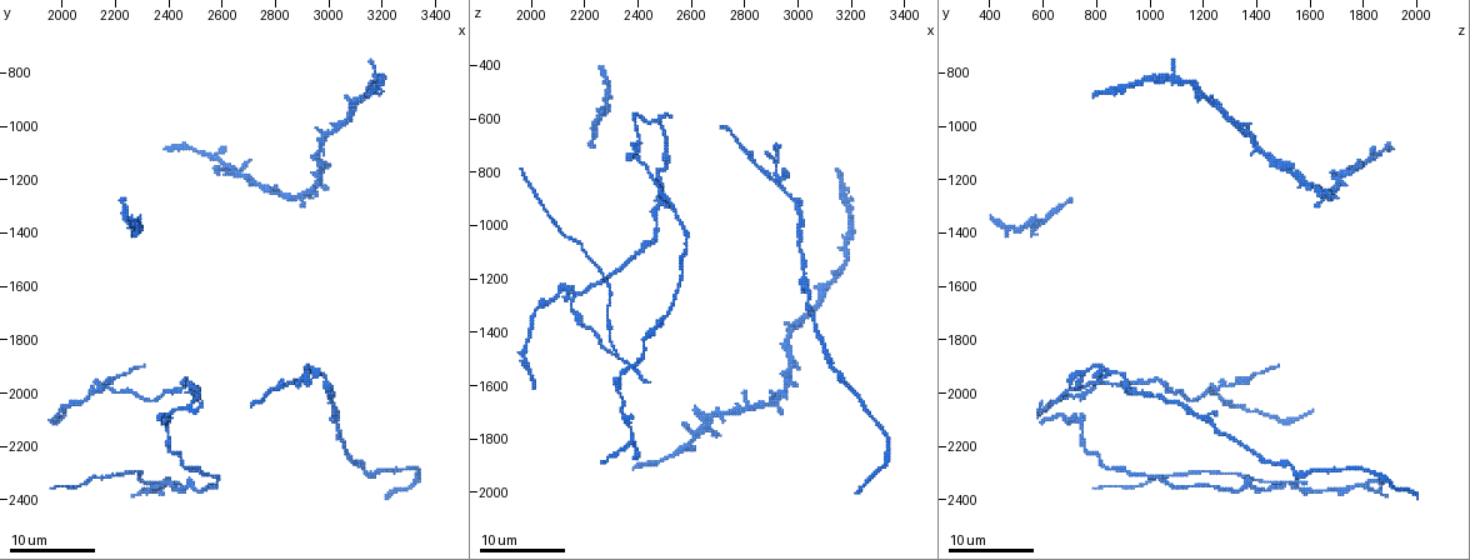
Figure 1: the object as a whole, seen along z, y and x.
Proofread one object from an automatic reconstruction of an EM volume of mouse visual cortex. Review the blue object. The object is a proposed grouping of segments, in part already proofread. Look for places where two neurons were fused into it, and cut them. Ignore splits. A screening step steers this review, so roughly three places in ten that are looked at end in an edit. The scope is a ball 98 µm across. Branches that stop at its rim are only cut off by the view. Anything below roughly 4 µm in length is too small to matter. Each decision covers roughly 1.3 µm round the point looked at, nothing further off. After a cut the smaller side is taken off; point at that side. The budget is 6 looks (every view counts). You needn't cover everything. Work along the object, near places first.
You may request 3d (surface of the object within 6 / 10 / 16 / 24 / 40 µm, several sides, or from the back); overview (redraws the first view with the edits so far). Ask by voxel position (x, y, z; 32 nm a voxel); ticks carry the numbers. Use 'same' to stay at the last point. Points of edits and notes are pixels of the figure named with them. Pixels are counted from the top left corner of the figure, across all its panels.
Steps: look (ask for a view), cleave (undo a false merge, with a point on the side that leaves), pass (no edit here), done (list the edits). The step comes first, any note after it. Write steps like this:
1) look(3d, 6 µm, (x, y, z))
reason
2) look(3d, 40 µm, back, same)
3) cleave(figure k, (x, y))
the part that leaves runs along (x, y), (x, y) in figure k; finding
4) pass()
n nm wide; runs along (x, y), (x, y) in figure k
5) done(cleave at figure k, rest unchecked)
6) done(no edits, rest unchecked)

look(3d, 16 µm, (3030, 2090, 1180))
thin neck

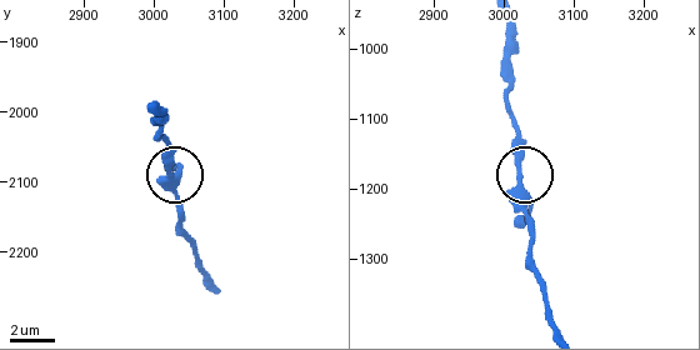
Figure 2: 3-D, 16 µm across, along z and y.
pass()
260 nm wide; runs along (508, 24), (508, 108), (525, 223) in figure 2; one neuron here

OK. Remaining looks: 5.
look(3d, 10 µm, (2480, 2360, 1350))
three-way junction

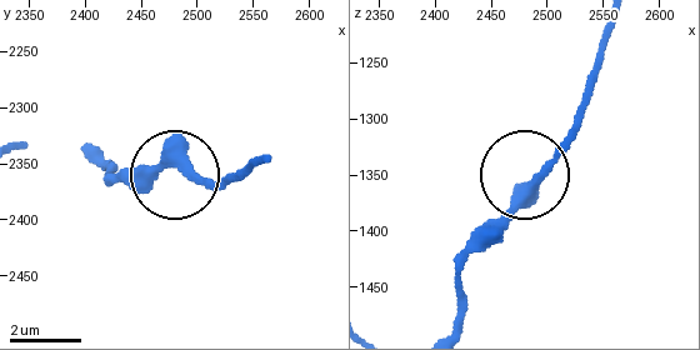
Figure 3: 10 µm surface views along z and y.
pass()
runs along (268, 164), (223, 181), (199, 181), (164, 164), (104, 178) in figure 3; continuous, no second neuron

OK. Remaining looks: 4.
look(3d, 10 µm, (2360, 2340, 1530))
four or more arms meet

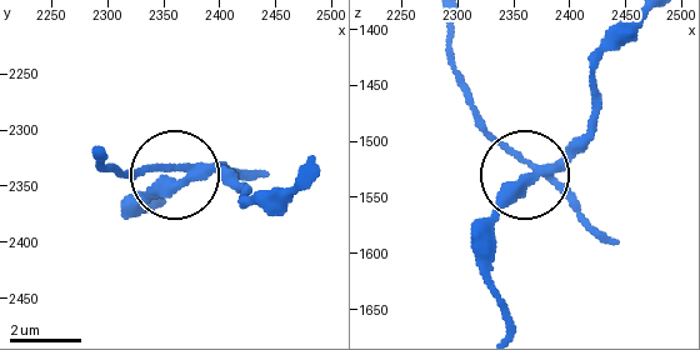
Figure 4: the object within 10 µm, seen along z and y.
cleave(figure 4, (143, 175))
4 arms; the part that leaves runs along (188, 168), (100, 168), (100, 159) in figure 4; a second neuron is stuck on

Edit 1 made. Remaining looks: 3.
done(cleave at figure 4, rest unchecked)

